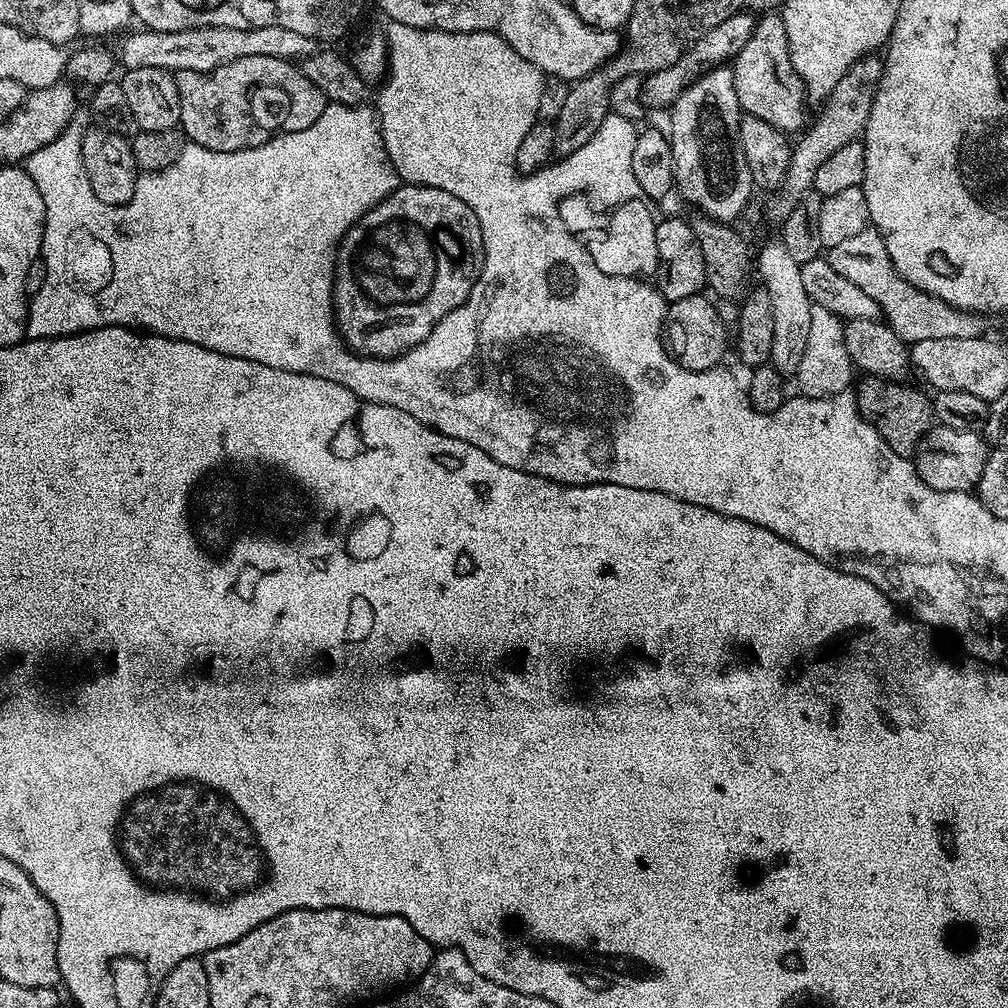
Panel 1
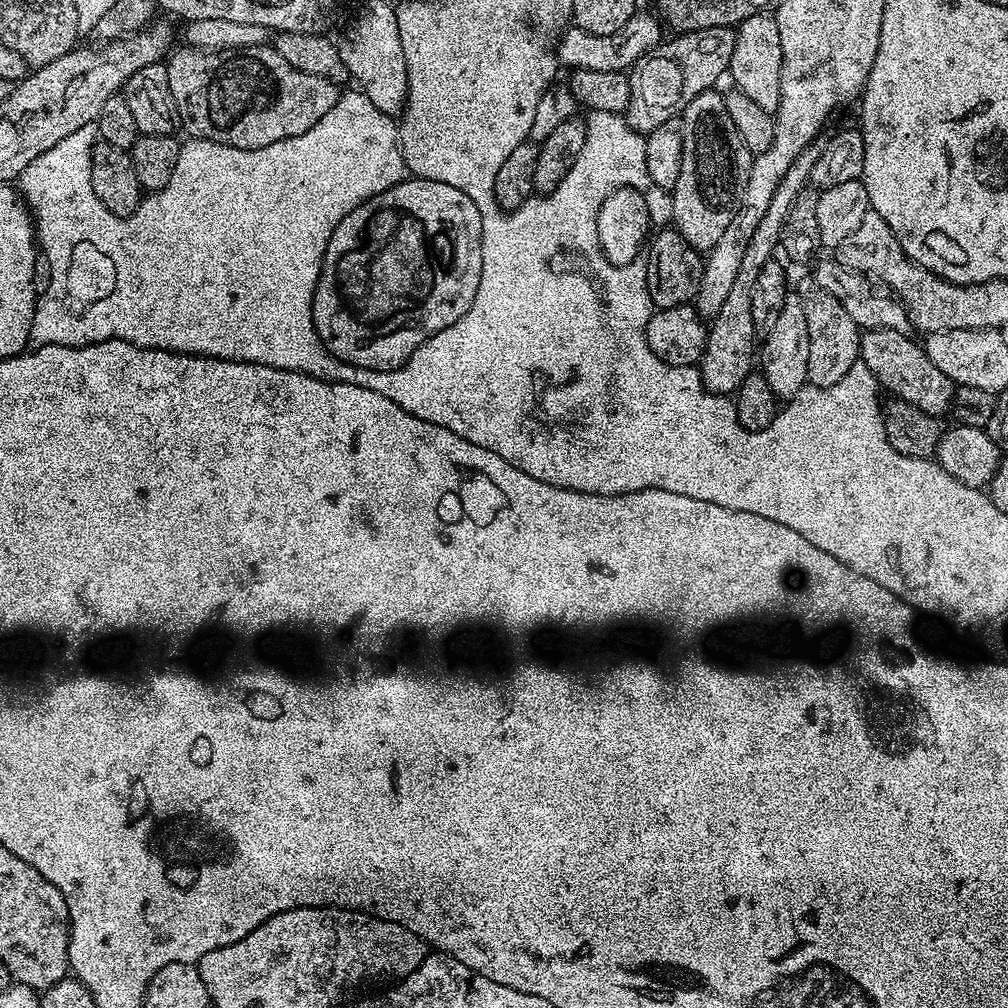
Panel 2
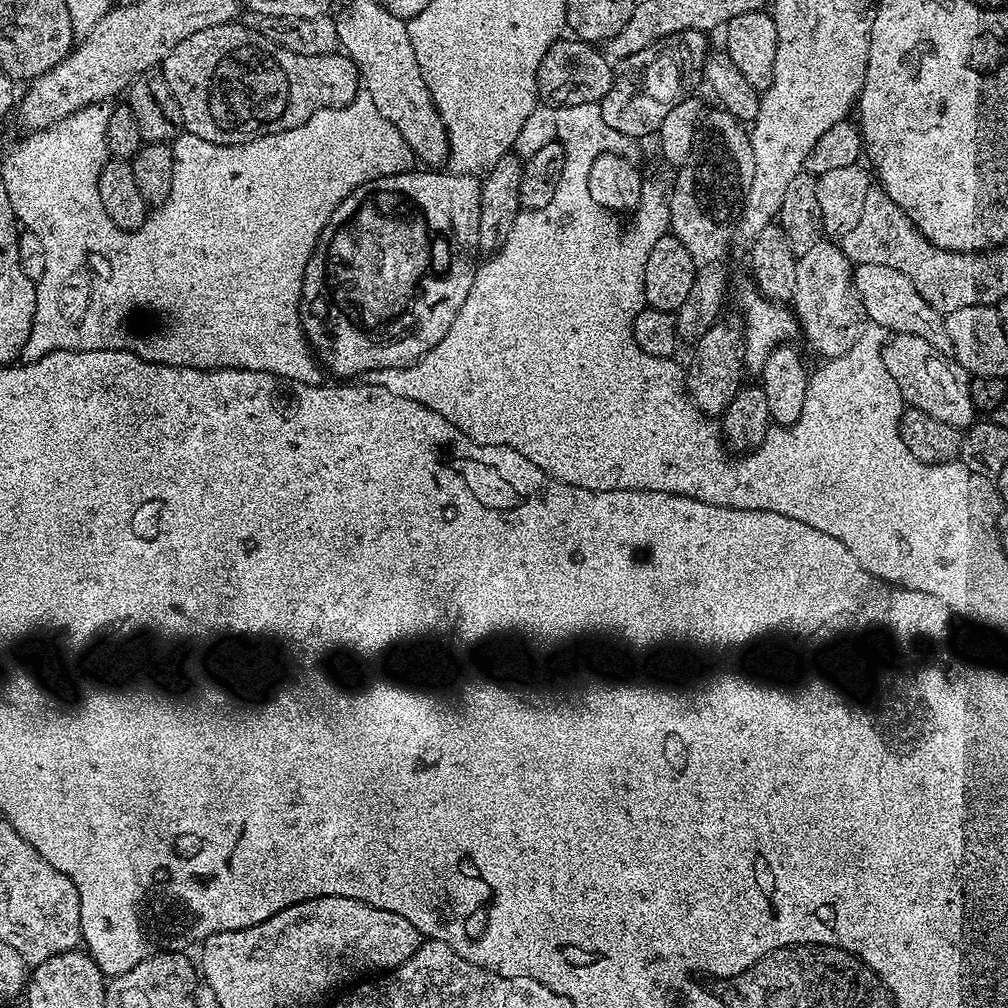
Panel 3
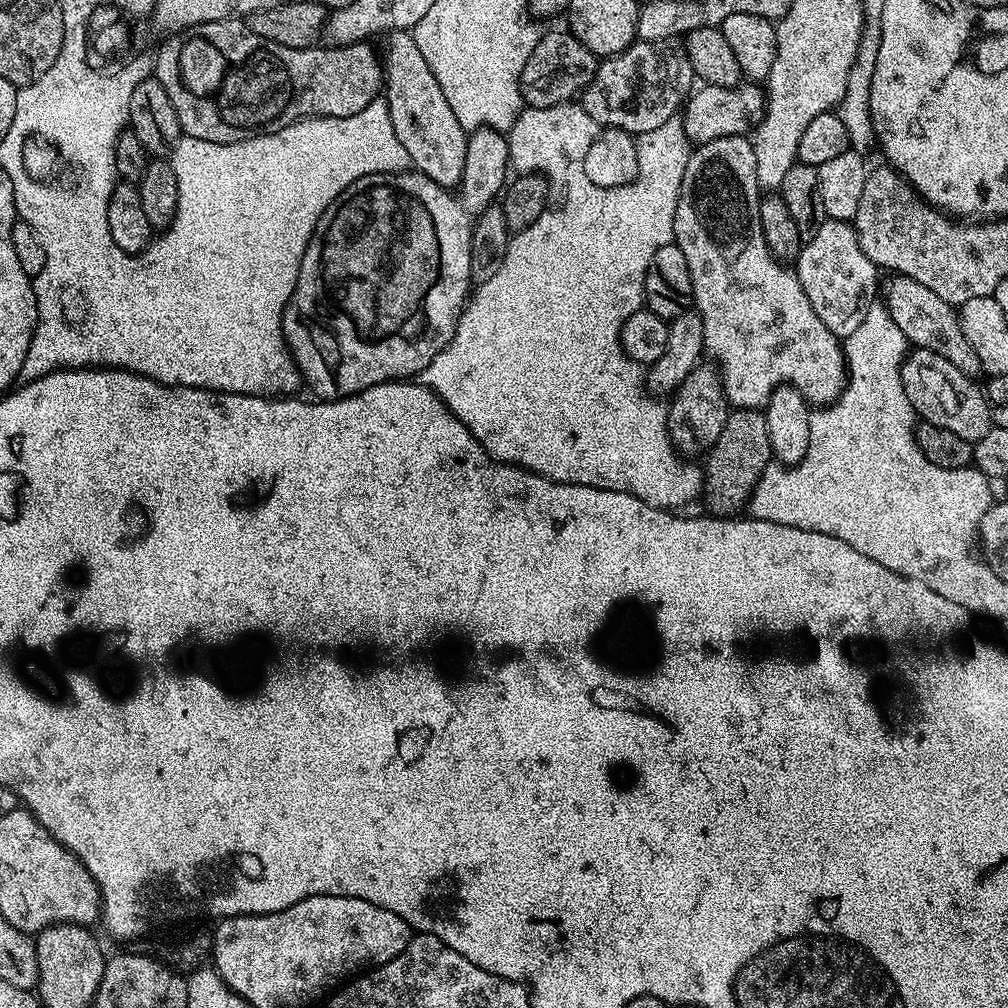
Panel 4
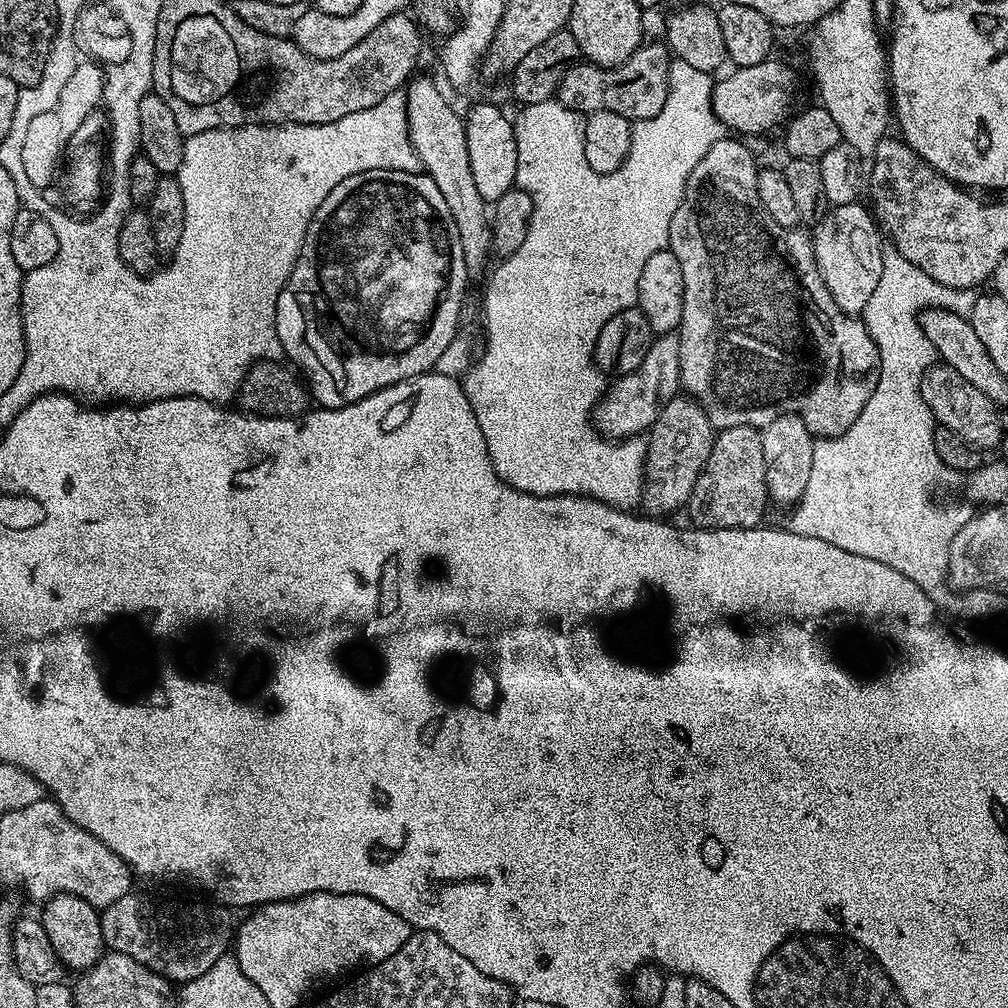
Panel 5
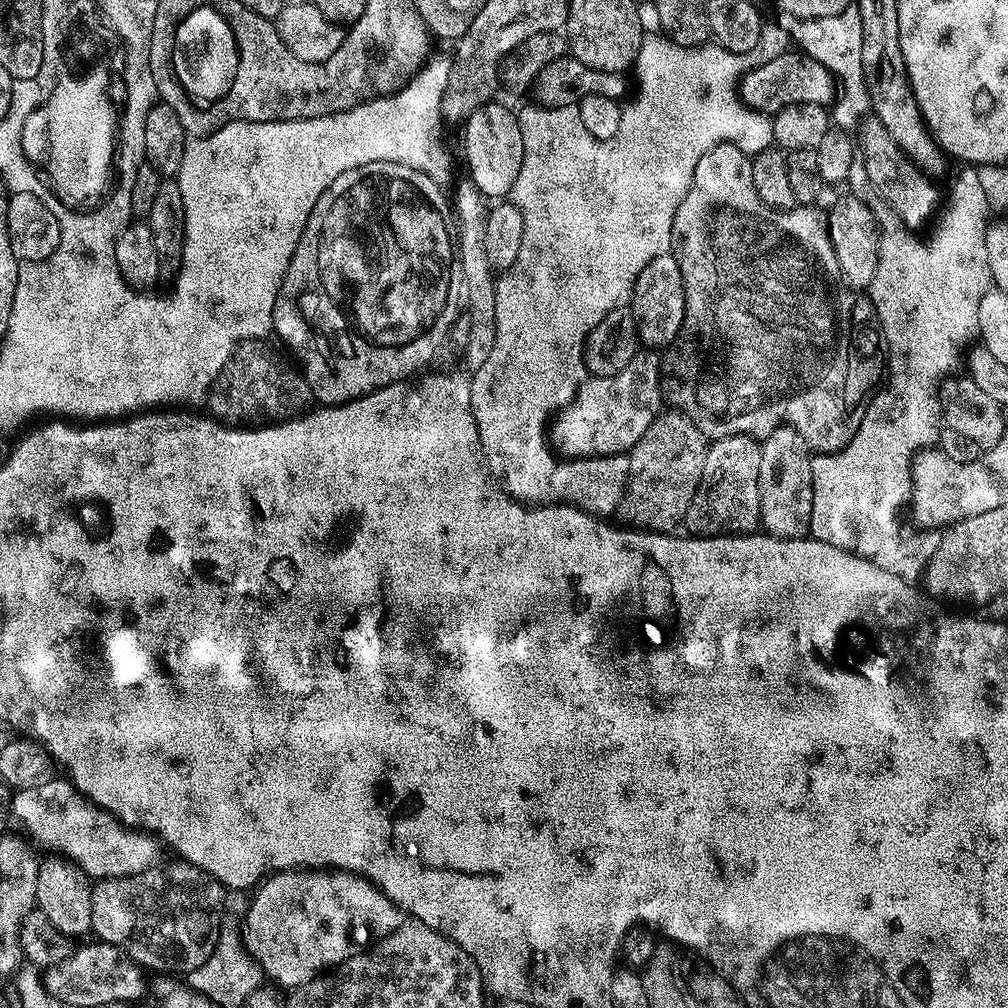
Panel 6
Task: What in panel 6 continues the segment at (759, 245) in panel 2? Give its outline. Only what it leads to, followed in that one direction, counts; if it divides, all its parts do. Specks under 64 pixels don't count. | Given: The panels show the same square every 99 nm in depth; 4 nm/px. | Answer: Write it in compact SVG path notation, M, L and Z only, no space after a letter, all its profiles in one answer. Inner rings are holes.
M668 410L657 416L626 454L628 480L616 511L619 521L639 531L673 533L683 523L701 481L707 445L705 436L682 412Z

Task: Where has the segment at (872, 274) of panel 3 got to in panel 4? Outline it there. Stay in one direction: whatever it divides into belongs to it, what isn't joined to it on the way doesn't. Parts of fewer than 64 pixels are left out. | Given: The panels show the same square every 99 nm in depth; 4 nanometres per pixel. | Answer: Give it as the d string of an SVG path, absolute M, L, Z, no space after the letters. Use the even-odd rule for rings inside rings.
M892 274L887 278L889 280L885 284L883 281L882 284L882 296L884 292L882 304L888 309L890 318L894 318L894 326L902 330L909 345L934 350L934 354L942 354L946 362L954 362L954 366L958 366L962 374L973 378L979 377L982 369L978 362L978 354L970 350L970 342L966 342L966 336L962 334L957 309L942 298L938 298L934 290L926 290L922 282L914 282L914 278L899 274Z

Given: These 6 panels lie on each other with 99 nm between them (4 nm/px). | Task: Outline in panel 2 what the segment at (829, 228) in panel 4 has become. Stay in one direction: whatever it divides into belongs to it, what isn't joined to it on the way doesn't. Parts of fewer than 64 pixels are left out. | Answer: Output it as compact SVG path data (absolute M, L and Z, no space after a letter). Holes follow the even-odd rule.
M809 286L802 292L800 301L806 314L806 326L810 326L810 366L808 367L808 384L817 388L838 382L850 366L860 360L860 338L862 329L856 325L854 318L842 310L842 302L821 288Z

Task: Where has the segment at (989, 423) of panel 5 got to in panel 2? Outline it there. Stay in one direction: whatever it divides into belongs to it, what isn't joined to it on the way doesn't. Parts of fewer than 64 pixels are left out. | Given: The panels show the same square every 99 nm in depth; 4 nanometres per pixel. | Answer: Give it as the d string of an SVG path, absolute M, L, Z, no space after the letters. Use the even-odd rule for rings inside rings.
M870 328L860 338L860 360L874 374L881 389L891 394L897 400L913 403L926 414L940 418L952 407L954 385L934 362L924 353L919 343L912 341L913 337L907 332L890 330L889 328Z

